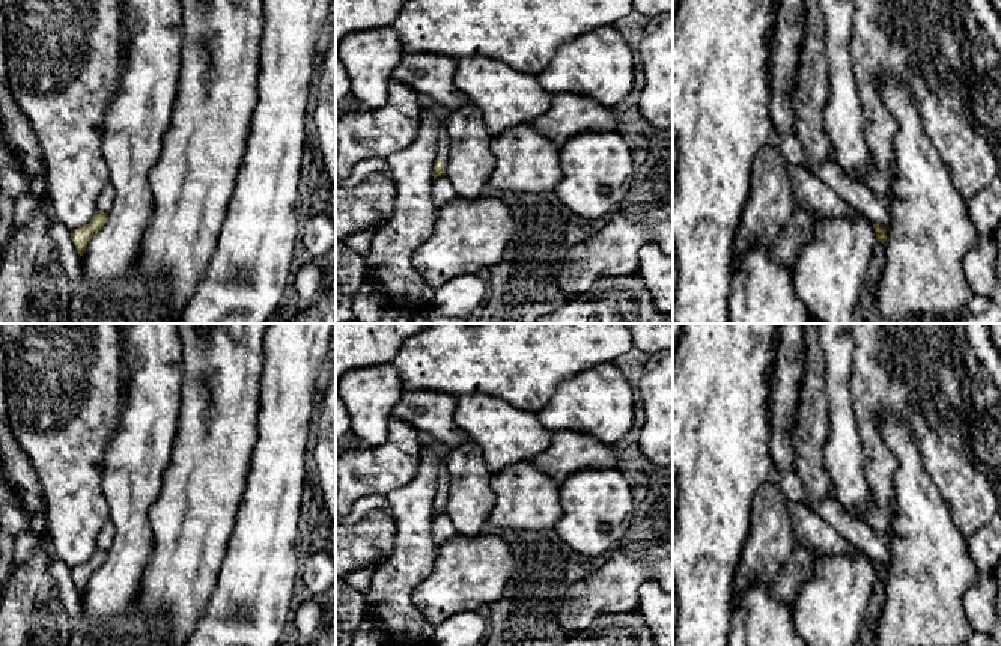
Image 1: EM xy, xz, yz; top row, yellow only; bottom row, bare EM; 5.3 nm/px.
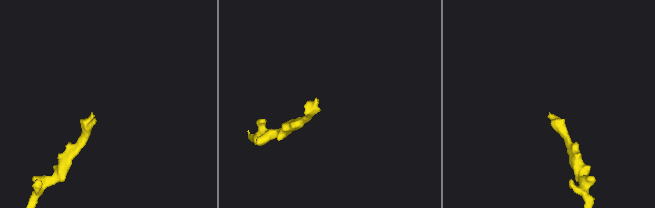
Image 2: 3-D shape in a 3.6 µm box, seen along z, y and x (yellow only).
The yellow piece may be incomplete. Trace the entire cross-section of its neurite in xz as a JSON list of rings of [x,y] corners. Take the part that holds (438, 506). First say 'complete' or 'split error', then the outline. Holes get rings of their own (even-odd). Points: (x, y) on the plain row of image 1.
split error; [[[443,462],[438,471],[438,486],[437,486],[437,497],[434,500],[434,516],[446,510],[446,503],[449,497],[449,473],[447,465]]]

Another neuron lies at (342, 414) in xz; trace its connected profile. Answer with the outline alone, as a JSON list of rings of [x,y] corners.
[[[336,393],[336,441],[351,432],[351,414],[342,398]]]

